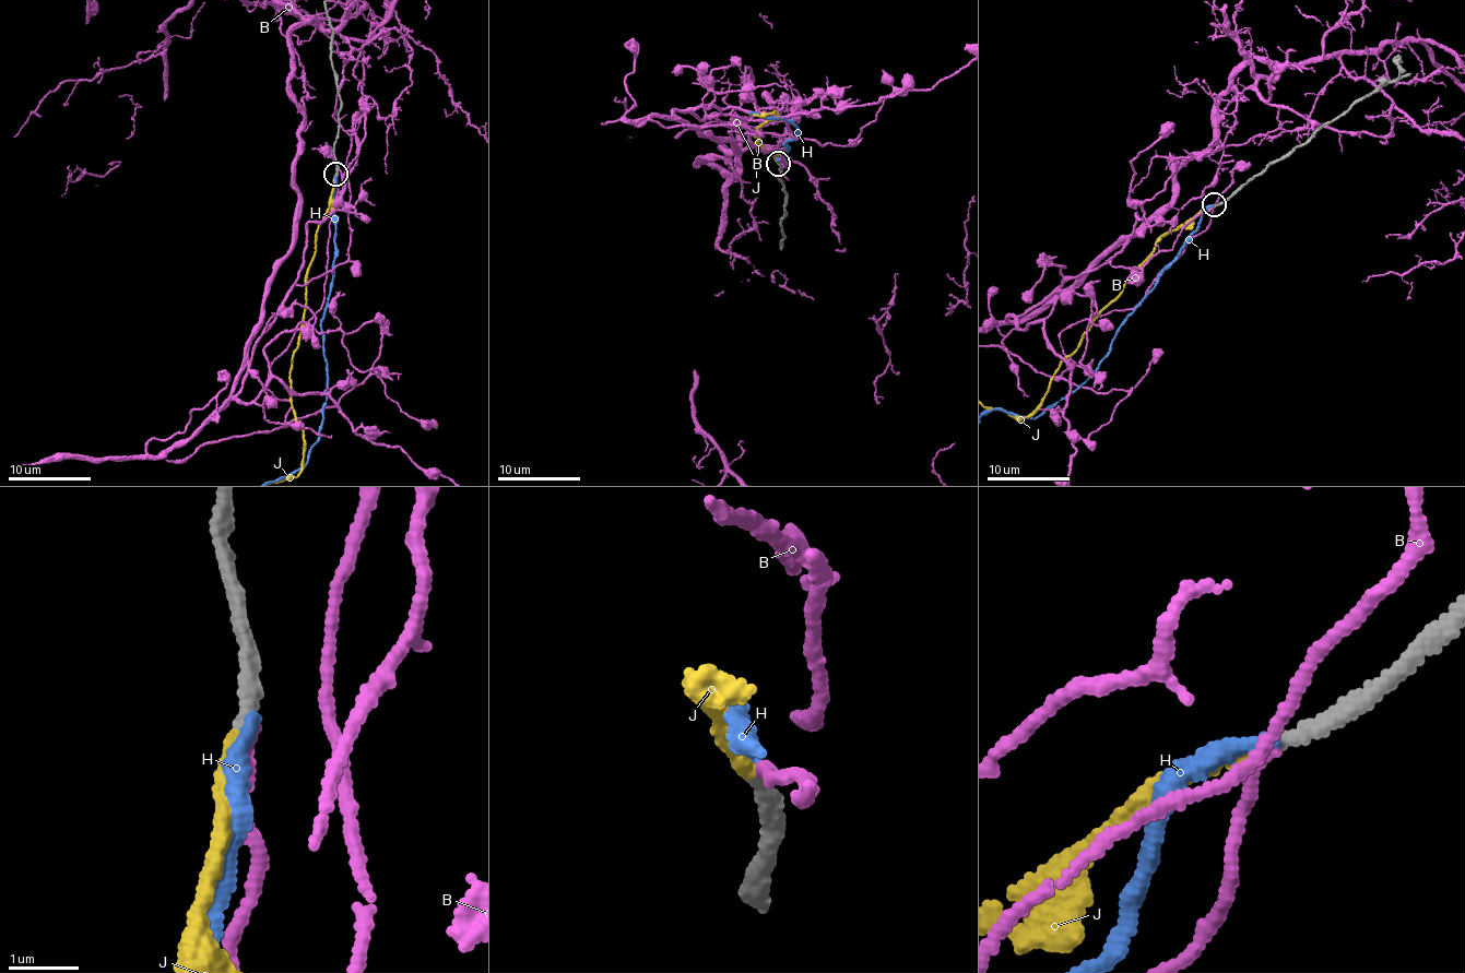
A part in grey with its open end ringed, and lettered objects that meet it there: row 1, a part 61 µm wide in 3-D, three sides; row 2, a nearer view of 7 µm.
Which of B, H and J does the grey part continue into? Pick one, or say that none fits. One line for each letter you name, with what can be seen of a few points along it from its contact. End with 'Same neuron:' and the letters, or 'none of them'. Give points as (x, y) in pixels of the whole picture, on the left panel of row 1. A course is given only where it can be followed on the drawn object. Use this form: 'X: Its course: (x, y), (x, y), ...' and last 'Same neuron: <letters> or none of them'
Same neuron: J

